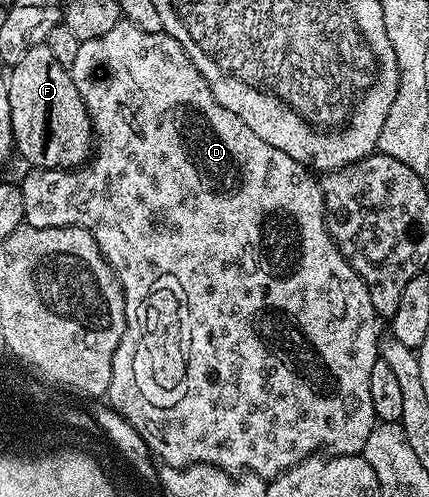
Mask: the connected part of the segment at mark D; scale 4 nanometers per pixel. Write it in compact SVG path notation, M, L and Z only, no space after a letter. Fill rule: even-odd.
M121 19L105 35L80 41L77 59L73 59L69 68L91 116L93 152L86 163L73 169L28 168L21 180L25 195L23 220L33 227L72 225L89 231L121 283L127 326L113 355L113 375L105 394L112 408L135 425L163 465L215 465L218 469L246 471L274 479L320 451L337 457L362 454L377 424L373 399L369 396L369 379L373 375L373 363L379 360L380 322L367 285L345 260L327 229L323 186L316 174L308 166L297 163L297 159L289 159L285 151L269 147L233 111L225 111L181 43L168 33L141 31L141 27Z

